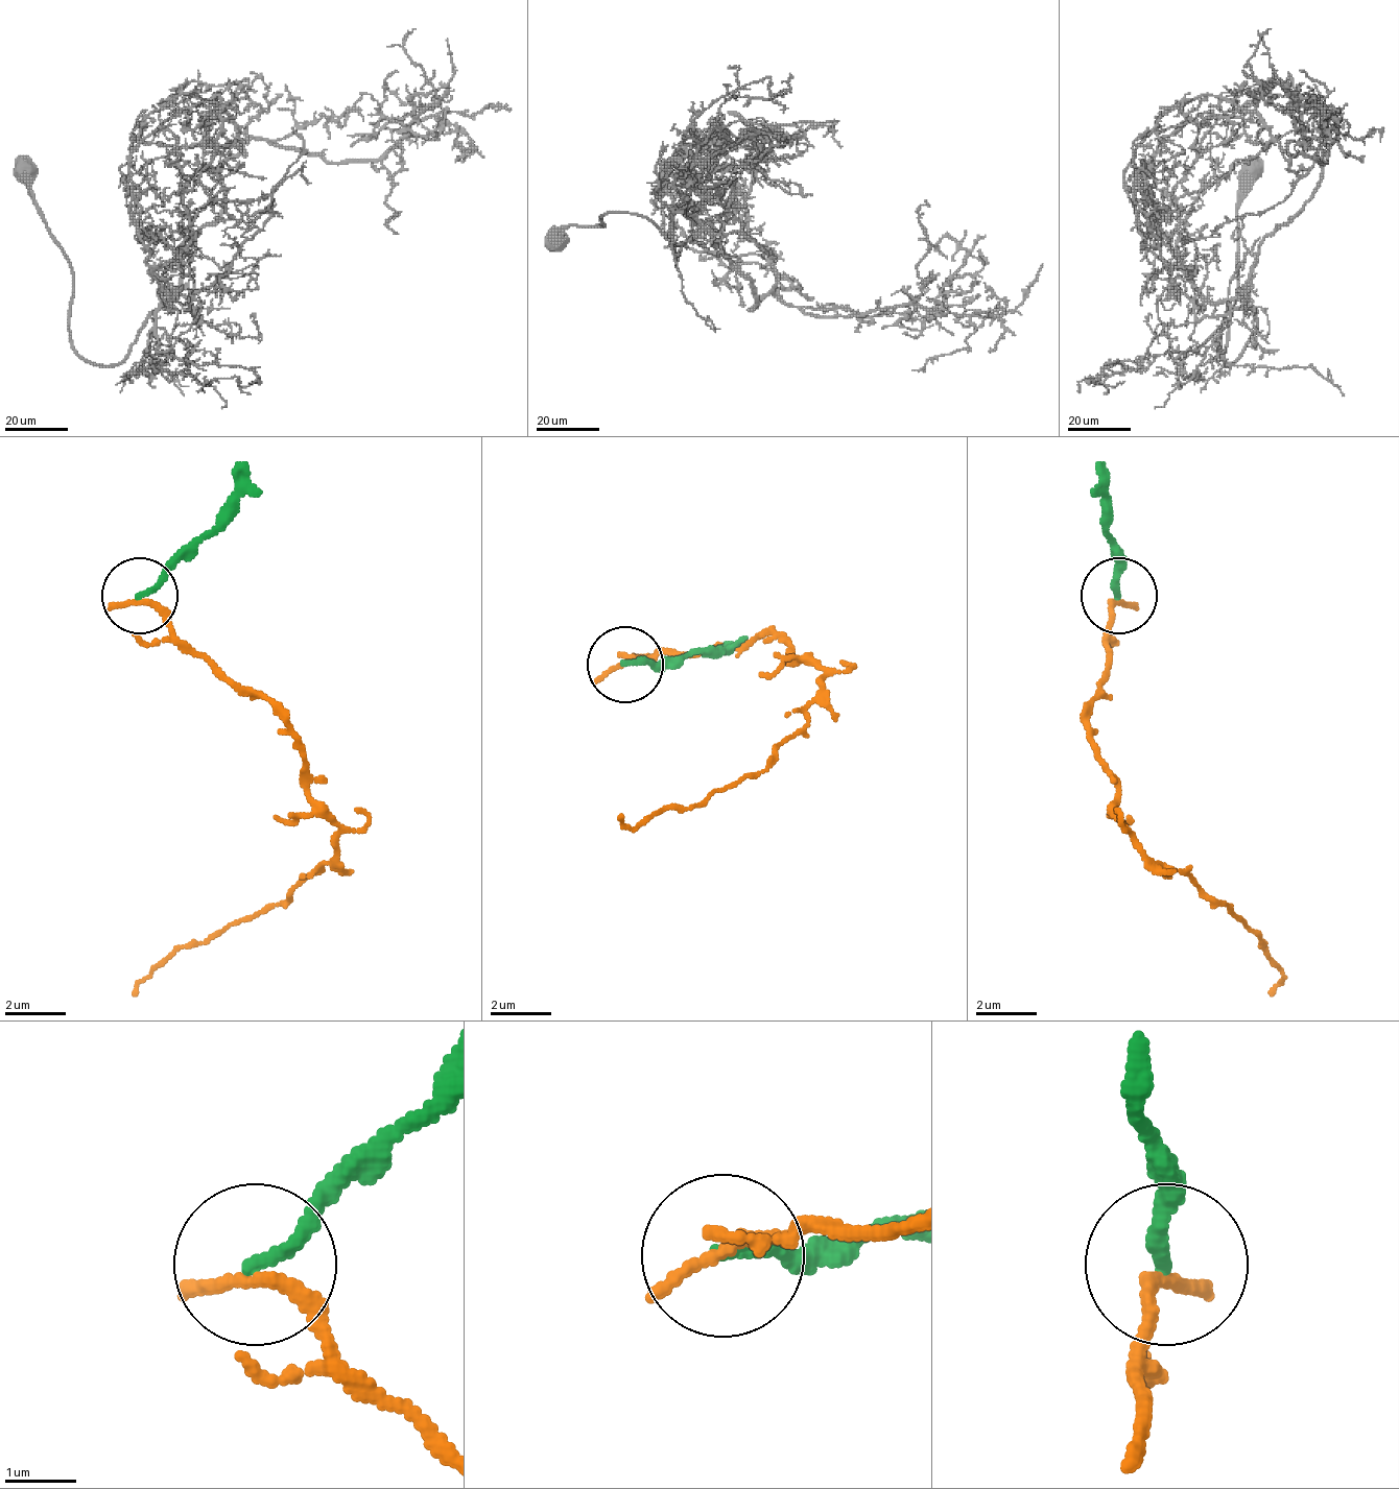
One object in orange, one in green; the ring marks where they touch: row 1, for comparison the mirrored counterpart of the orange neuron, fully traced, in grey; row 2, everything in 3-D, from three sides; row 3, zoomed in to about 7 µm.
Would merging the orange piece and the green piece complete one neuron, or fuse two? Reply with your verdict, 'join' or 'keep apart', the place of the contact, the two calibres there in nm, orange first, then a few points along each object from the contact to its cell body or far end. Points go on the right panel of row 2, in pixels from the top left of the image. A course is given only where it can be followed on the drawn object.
keep apart | (1118, 596) | 220/200 nm | orange via (1120, 601), (1090, 723), (1128, 838), (1182, 868), (1228, 907), (1281, 967), (1265, 990) | green via (1120, 594), (1097, 463)

